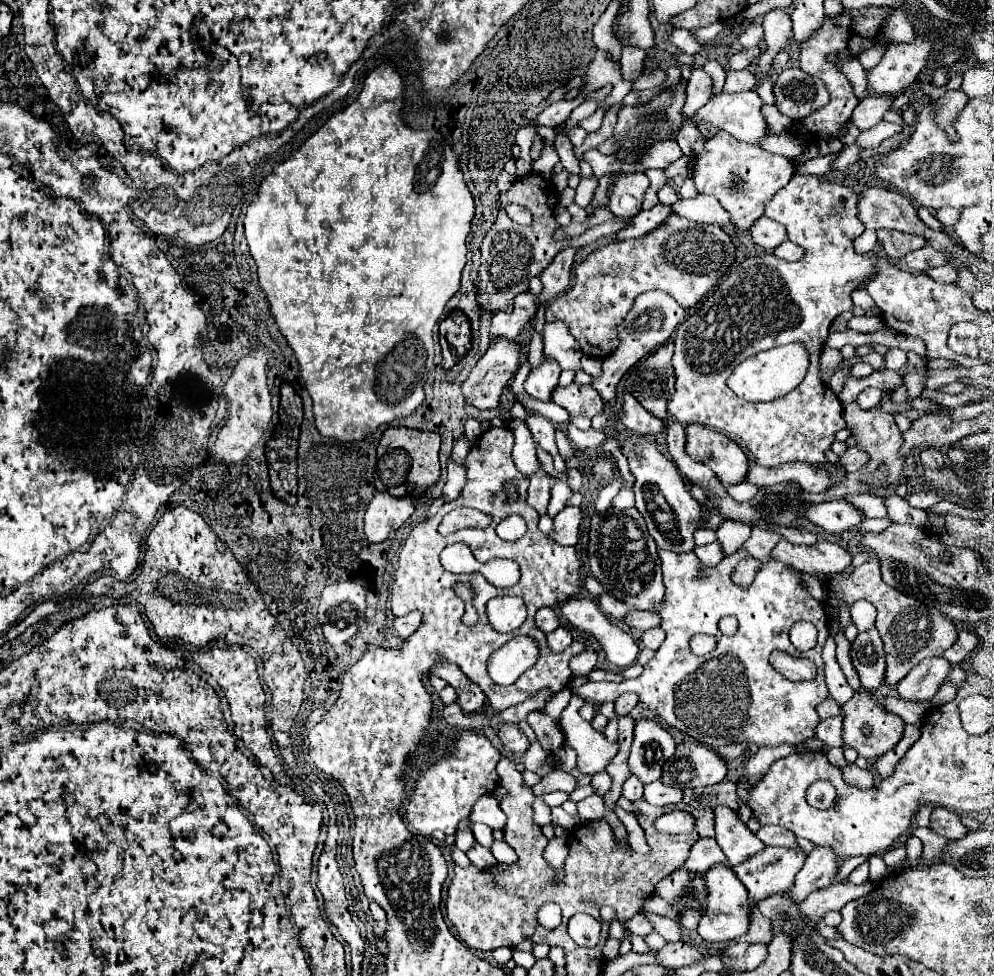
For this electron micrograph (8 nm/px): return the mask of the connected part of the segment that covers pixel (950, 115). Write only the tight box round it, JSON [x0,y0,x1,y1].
[935,89,969,133]

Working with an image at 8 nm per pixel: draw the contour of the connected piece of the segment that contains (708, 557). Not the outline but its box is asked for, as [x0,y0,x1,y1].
[694,541,725,567]

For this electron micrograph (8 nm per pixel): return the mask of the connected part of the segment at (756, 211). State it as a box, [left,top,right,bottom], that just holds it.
[693,131,795,233]

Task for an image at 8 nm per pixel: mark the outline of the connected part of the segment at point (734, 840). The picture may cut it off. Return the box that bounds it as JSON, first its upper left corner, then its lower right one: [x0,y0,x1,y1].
[715,807,765,865]

